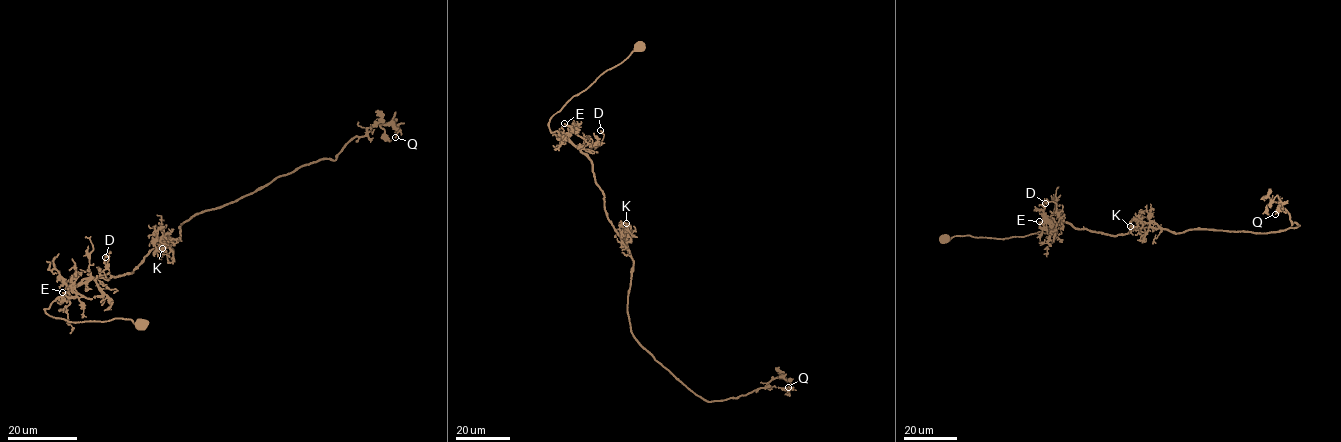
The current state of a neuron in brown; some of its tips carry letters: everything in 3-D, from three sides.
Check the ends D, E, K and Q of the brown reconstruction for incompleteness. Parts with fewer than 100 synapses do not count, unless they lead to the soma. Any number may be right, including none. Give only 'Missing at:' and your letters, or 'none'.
Missing at: none

